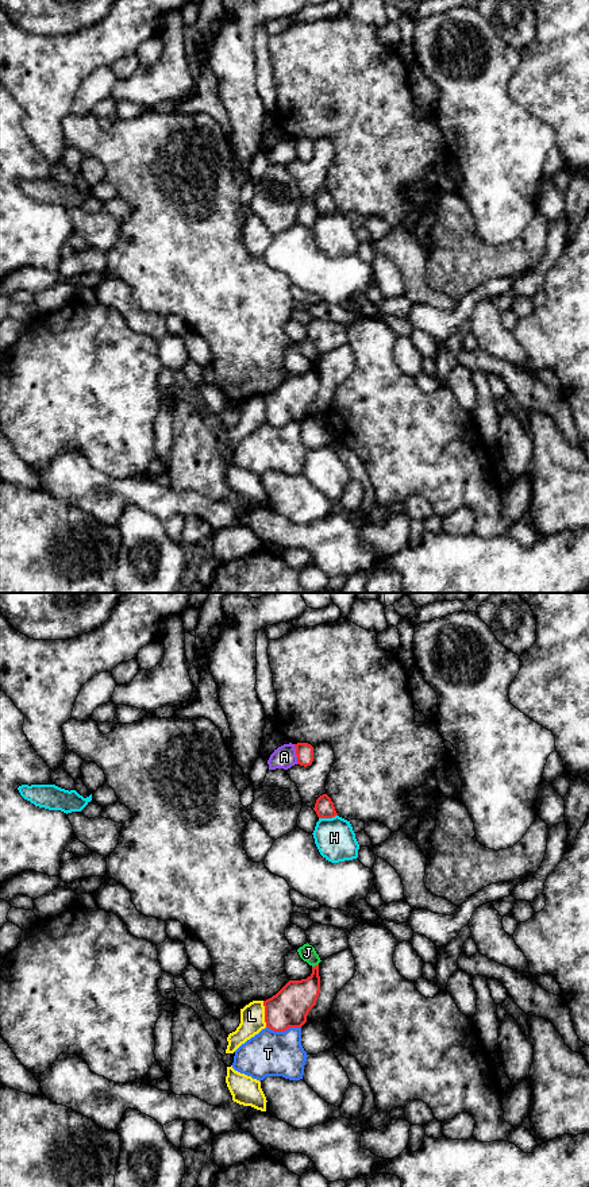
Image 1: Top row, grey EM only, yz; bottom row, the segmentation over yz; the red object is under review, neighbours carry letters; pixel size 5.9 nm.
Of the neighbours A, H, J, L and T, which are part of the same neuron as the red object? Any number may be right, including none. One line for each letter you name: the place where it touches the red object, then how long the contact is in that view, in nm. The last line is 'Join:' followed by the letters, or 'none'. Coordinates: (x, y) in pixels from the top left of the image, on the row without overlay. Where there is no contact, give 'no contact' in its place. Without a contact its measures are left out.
Join: none

